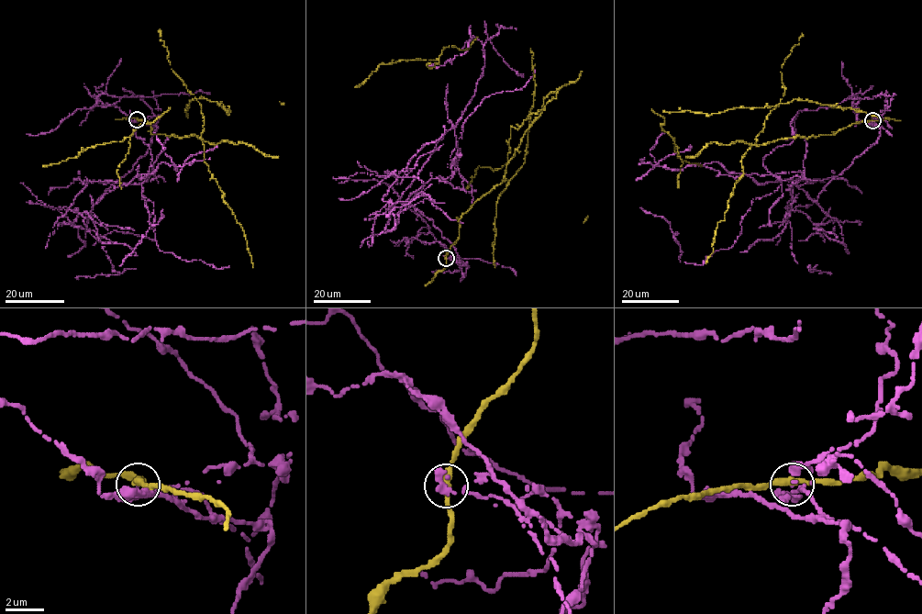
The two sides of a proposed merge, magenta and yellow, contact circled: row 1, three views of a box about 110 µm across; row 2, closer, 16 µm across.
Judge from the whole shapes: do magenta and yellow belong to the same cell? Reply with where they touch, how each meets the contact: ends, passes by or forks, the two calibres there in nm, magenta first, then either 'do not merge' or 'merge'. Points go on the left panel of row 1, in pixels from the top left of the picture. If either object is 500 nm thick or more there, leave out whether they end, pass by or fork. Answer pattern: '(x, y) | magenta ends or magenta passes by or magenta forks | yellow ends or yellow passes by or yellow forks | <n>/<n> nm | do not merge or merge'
(137, 119) | magenta ends | yellow passes by | 280/360 nm | do not merge

